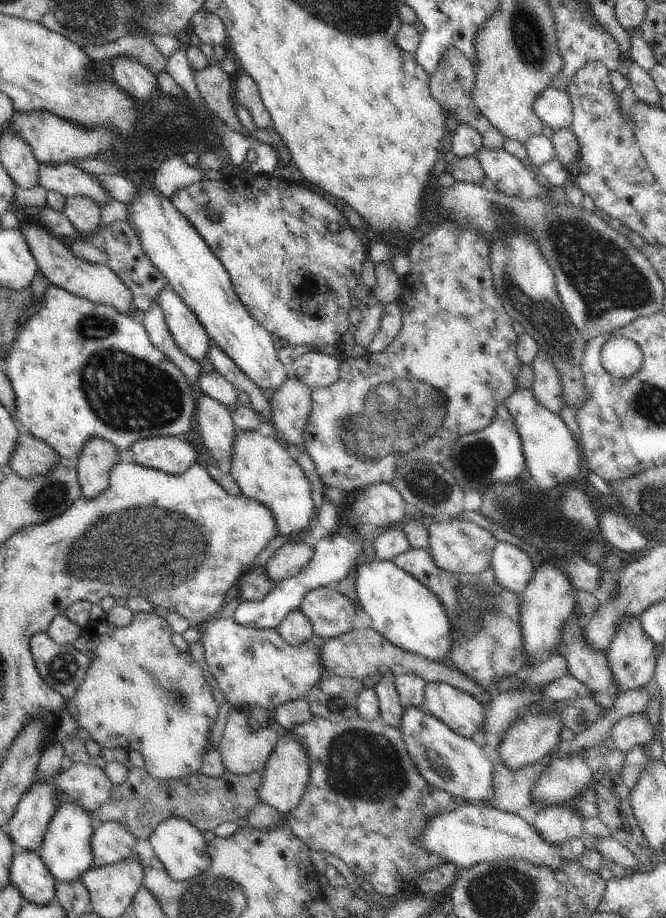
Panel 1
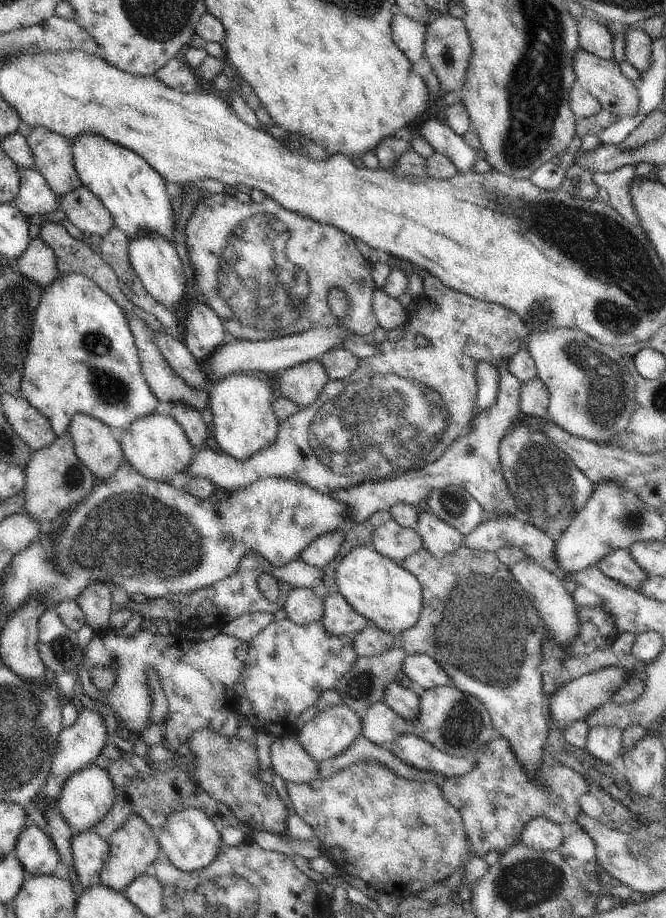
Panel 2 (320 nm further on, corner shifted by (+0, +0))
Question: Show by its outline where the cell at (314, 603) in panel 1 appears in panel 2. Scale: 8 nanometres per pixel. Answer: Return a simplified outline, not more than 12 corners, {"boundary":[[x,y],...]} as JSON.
{"boundary":[[339,592],[320,621],[329,633],[355,636],[370,624]]}

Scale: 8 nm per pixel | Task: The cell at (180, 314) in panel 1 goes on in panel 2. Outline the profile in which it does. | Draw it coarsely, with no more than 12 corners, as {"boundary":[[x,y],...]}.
{"boundary":[[160,233],[129,238],[130,266],[144,288],[174,311],[186,277]]}

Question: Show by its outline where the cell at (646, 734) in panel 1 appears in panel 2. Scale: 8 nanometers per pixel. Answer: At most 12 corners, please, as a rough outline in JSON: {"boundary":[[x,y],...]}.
{"boundary":[[618,727],[589,729],[585,749],[606,764],[623,754]]}

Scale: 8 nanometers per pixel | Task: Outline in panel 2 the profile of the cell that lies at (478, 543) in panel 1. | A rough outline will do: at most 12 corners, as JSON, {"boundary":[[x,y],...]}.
{"boundary":[[424,506],[414,529],[439,559],[465,544],[461,532]]}

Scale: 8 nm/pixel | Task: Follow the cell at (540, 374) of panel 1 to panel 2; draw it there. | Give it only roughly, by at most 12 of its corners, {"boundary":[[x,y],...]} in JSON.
{"boundary":[[540,377],[521,383],[522,415],[548,419],[549,390]]}

